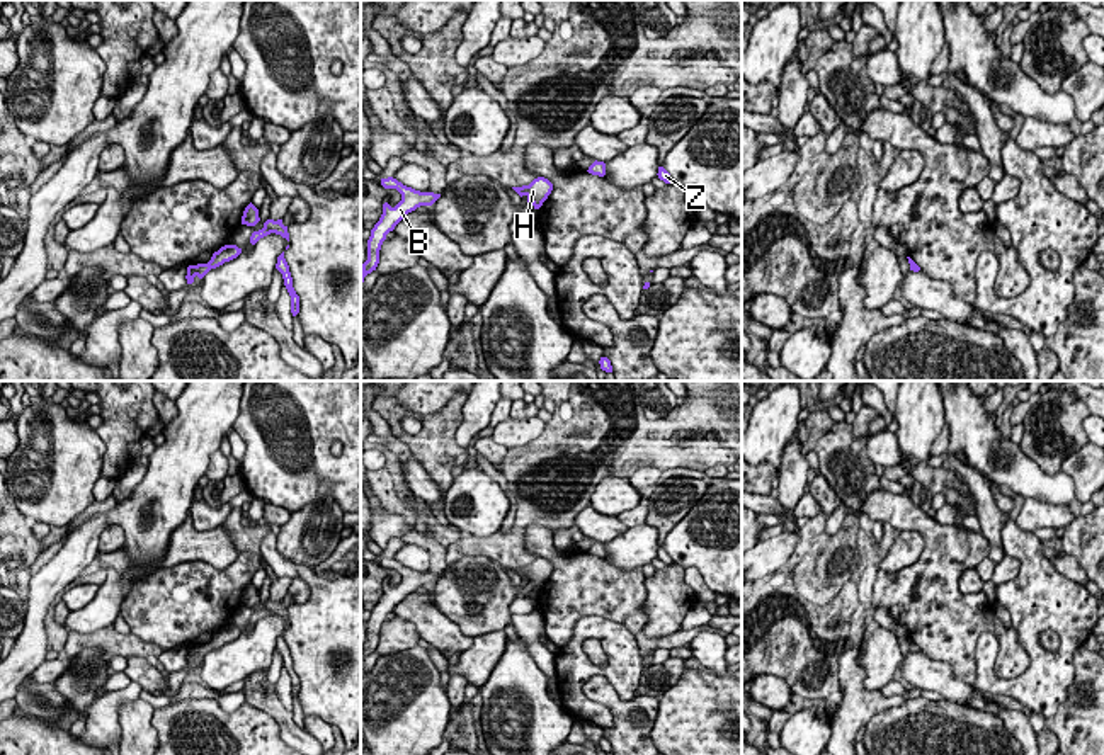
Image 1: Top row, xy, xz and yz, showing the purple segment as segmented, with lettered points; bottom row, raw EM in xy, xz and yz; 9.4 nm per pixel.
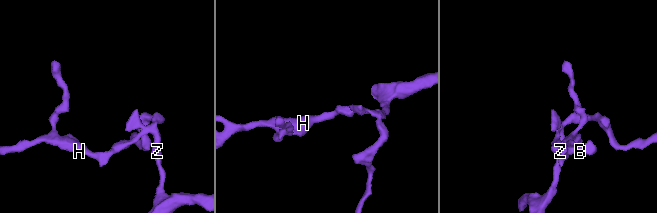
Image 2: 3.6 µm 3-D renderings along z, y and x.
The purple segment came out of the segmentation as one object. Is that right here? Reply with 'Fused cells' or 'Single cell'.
Fused cells

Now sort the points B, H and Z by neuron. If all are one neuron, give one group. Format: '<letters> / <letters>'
B H / Z

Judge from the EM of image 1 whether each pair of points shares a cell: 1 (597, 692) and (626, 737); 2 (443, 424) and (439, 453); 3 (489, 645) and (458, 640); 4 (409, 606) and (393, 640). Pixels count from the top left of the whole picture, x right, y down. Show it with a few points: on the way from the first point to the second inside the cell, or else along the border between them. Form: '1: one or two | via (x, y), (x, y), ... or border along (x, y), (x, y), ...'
1: one | via (609, 703), (626, 720), (626, 725)
2: one | via (439, 431), (439, 446)
3: two | border along (473, 638), (461, 653)
4: two | border along (395, 614), (409, 619), (422, 638)

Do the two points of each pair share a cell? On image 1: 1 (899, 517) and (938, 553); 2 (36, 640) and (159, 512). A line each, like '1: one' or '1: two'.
1: one
2: one

